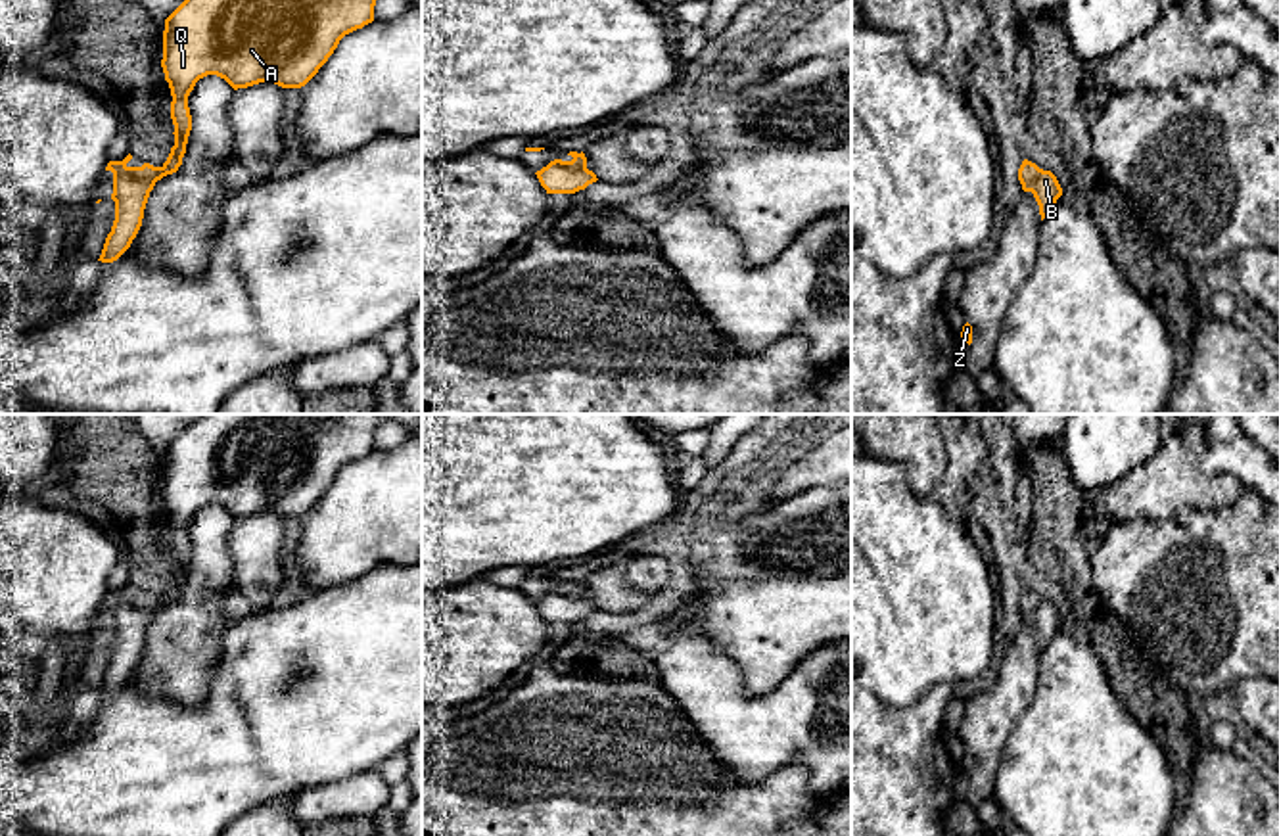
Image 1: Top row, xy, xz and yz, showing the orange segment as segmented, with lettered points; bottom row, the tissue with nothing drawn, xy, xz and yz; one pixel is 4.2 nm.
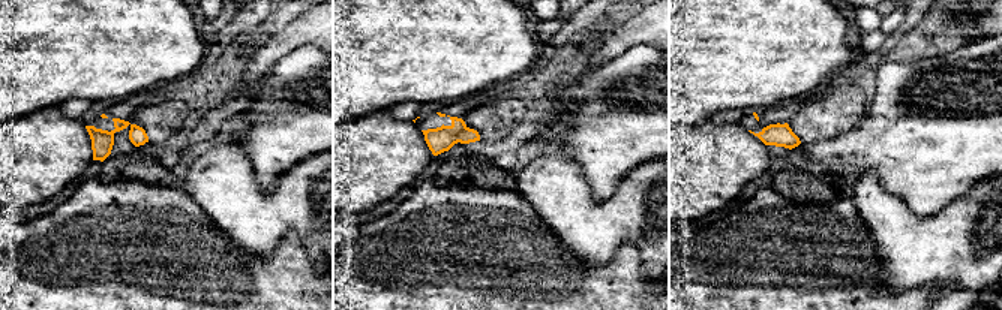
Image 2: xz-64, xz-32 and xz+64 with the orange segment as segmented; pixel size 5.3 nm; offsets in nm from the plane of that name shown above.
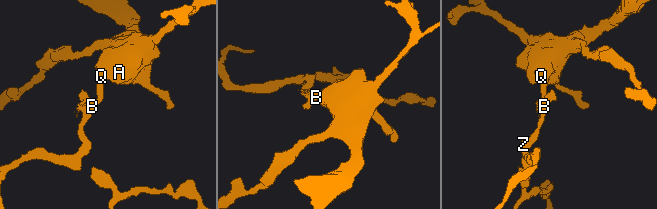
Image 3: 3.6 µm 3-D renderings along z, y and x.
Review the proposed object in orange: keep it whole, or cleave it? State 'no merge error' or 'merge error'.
merge error

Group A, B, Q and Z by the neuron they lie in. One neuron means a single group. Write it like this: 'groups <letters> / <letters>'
groups A Q / B Z

